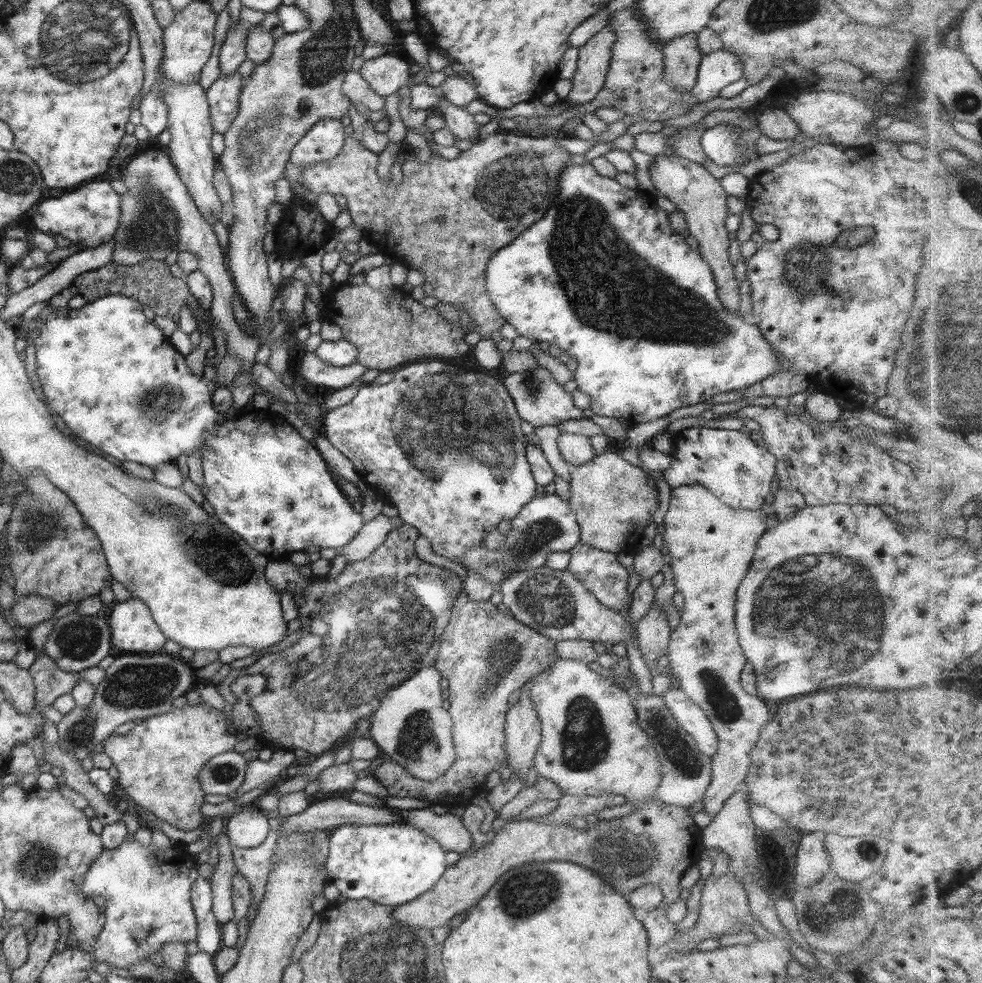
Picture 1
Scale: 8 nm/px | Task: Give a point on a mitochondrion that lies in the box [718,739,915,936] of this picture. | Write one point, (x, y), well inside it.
(877, 846)

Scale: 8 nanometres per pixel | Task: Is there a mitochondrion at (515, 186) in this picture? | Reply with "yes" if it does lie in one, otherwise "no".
yes

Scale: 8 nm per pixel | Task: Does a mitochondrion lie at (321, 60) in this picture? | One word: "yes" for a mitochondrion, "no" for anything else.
yes

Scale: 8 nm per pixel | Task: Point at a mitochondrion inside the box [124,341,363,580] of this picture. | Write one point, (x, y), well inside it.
(161, 402)

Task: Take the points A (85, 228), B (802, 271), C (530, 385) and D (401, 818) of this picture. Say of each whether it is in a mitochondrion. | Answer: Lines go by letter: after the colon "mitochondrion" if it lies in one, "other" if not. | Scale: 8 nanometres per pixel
A: other
B: mitochondrion
C: mitochondrion
D: other

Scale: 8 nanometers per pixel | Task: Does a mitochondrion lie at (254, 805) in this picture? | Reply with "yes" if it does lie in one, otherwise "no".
no

